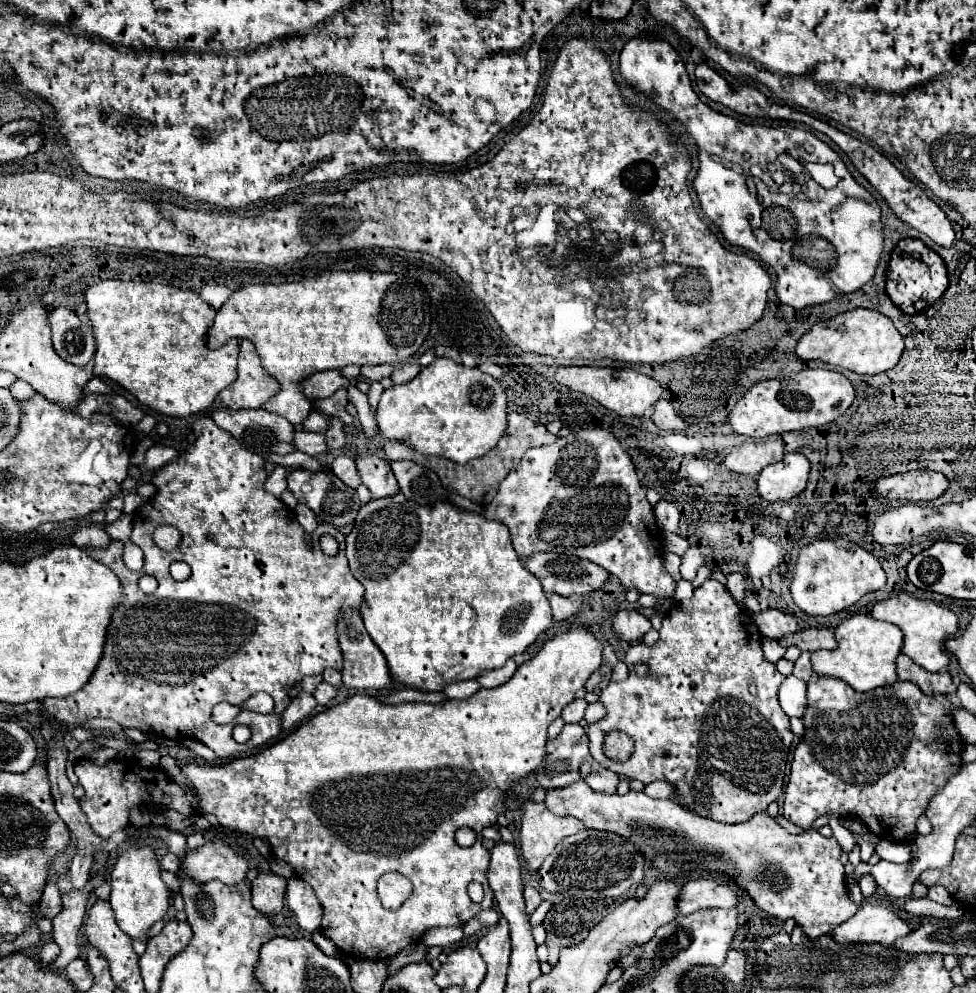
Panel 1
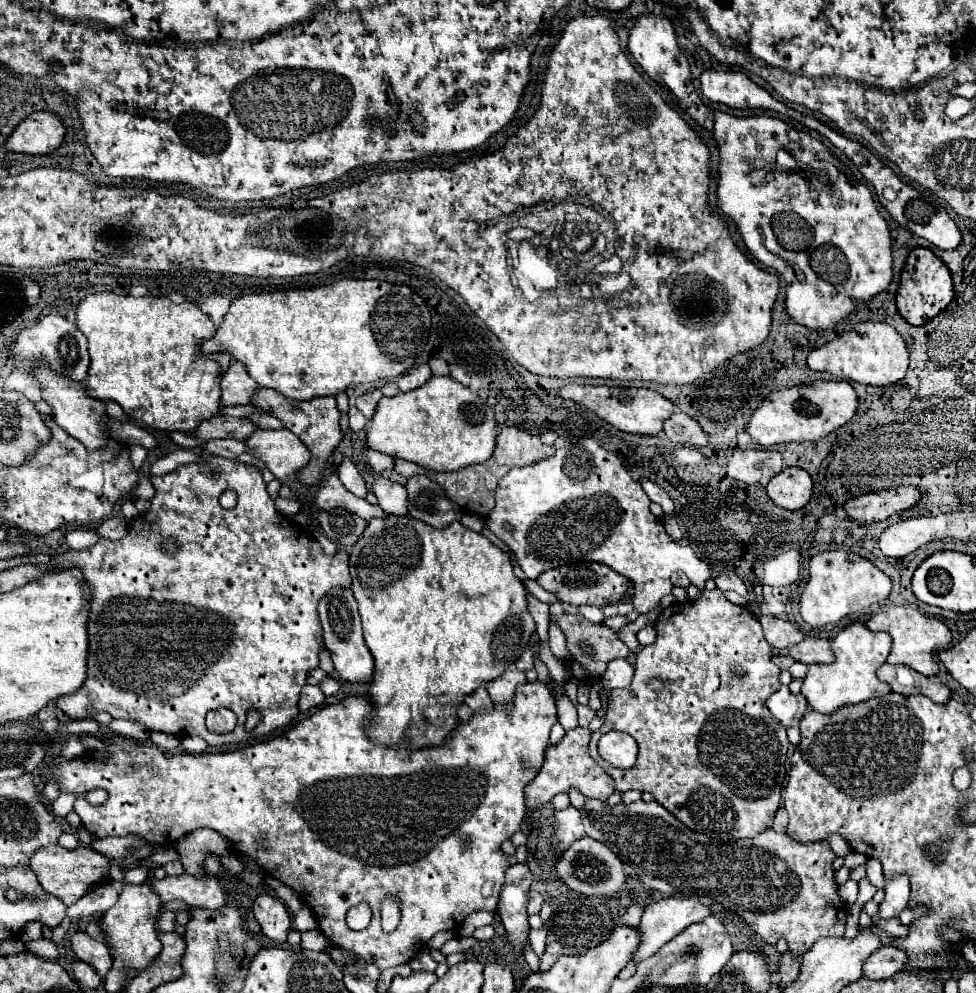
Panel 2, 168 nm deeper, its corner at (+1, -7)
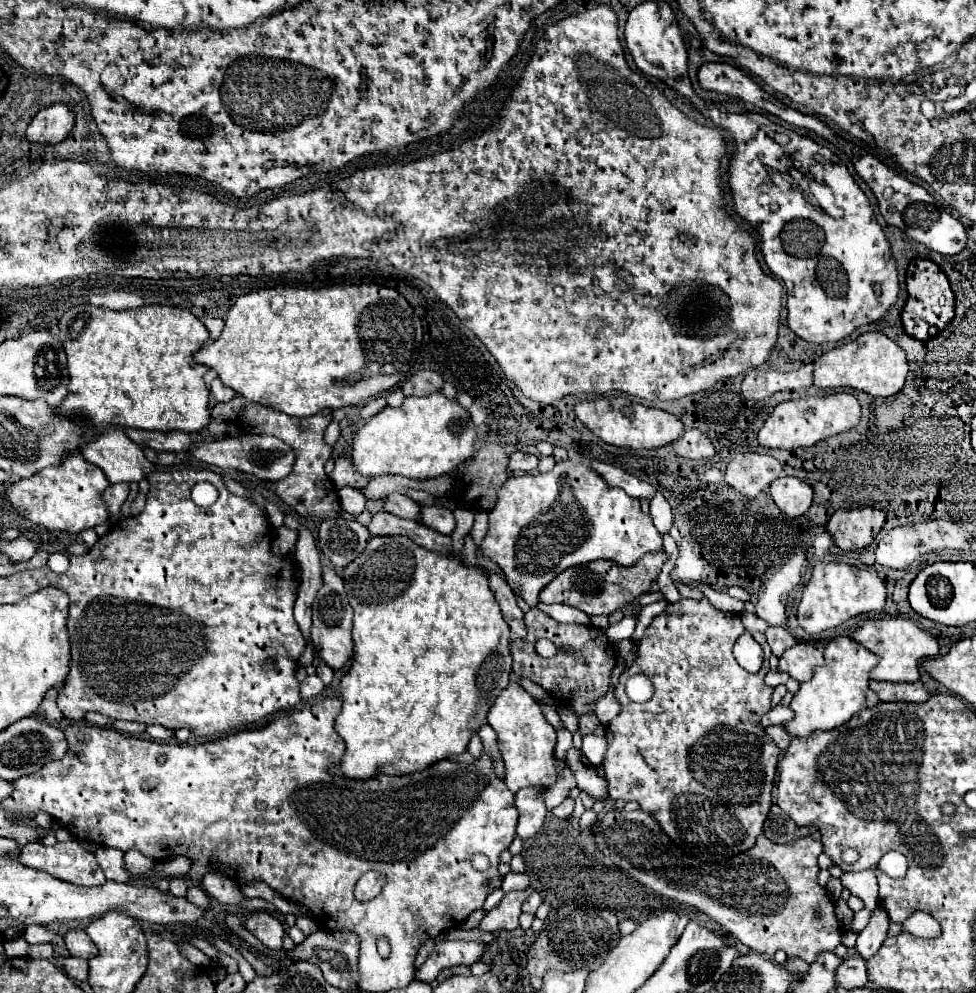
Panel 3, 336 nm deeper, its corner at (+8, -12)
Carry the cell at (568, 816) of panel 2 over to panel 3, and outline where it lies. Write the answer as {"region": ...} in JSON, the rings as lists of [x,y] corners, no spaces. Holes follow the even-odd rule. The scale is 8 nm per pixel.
{"region":[[[566,799],[562,805],[558,805],[552,813],[558,817],[558,819],[562,819],[562,821],[566,821],[566,819],[570,819],[570,815],[572,815],[572,811],[574,811],[574,801],[572,799]]]}

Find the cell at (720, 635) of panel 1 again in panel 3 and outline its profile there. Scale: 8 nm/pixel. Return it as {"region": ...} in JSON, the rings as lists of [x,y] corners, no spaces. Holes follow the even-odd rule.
{"region":[[[706,597],[682,599],[668,605],[646,627],[638,643],[636,659],[622,671],[614,695],[620,703],[620,713],[606,725],[608,751],[602,769],[608,779],[610,797],[622,801],[638,801],[640,809],[652,813],[662,829],[686,853],[706,859],[722,855],[738,855],[756,843],[762,825],[772,807],[774,773],[780,757],[778,745],[760,725],[764,713],[772,709],[772,687],[762,679],[768,671],[770,647],[762,633],[754,639],[764,649],[764,665],[758,673],[748,673],[734,659],[732,647],[744,633],[740,615],[716,609]],[[642,673],[654,685],[654,695],[648,703],[634,703],[624,693],[624,683],[630,675]]]}

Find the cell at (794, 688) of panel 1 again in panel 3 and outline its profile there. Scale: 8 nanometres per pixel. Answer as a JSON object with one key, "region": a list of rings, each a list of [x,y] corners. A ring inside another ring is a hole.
{"region":[[[776,705],[776,707],[772,707],[764,717],[762,717],[762,727],[770,727],[770,725],[784,725],[784,723],[788,723],[790,719],[794,717],[794,711],[790,709],[790,707],[786,707],[786,705]]]}

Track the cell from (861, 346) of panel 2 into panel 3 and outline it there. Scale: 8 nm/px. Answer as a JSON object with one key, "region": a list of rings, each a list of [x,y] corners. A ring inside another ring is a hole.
{"region":[[[862,333],[858,339],[848,341],[836,349],[822,353],[814,361],[814,385],[820,389],[852,387],[872,397],[888,397],[902,389],[908,373],[906,353],[884,333]]]}

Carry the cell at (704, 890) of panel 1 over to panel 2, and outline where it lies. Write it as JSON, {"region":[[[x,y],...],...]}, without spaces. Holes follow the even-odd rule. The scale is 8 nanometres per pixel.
{"region":[[[663,898],[645,908],[637,926],[641,942],[633,954],[633,964],[655,954],[665,942],[683,932],[689,924],[701,922],[711,910],[695,898]]]}

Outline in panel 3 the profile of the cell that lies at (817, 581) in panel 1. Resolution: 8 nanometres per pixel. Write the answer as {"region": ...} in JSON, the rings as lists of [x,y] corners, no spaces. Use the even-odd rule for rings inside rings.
{"region":[[[836,561],[816,563],[798,605],[798,623],[806,633],[822,633],[860,613],[880,611],[884,603],[886,603],[886,585],[876,573],[870,573],[864,567],[848,563],[836,563]]]}

